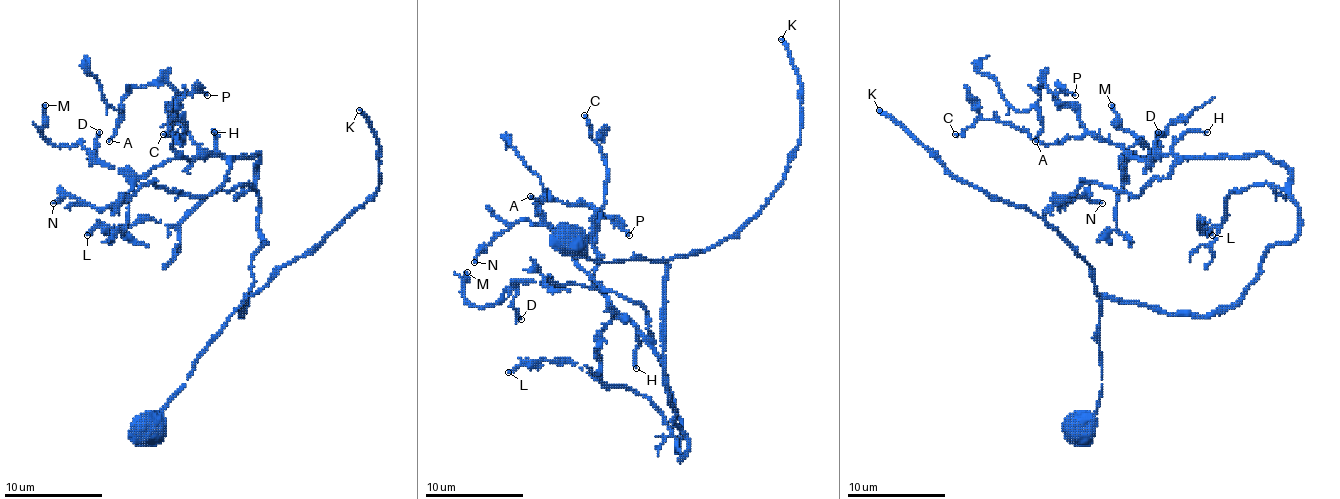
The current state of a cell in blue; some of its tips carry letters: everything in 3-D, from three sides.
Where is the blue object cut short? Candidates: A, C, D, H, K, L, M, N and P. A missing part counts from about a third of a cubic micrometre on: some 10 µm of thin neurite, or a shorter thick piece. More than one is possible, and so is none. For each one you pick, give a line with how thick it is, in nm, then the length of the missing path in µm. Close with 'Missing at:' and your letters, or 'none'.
A: 180 nm thick; about 5 µm are missing
H: 190 nm thick; about 30 µm are missing
K: 260 nm thick; about 60 µm are missing
Missing at: A, H, K

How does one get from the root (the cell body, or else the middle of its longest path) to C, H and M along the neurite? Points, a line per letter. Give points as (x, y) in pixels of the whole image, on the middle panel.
C: (570, 243), (602, 262), (668, 265), (663, 385), (680, 458), (663, 358), (594, 282), (606, 164), (584, 115)
H: (570, 243), (602, 262), (668, 265), (663, 385), (687, 441), (680, 458), (665, 365), (641, 333), (636, 368)
M: (570, 243), (668, 265), (680, 458), (663, 358), (597, 289), (516, 282), (474, 306), (467, 272)

